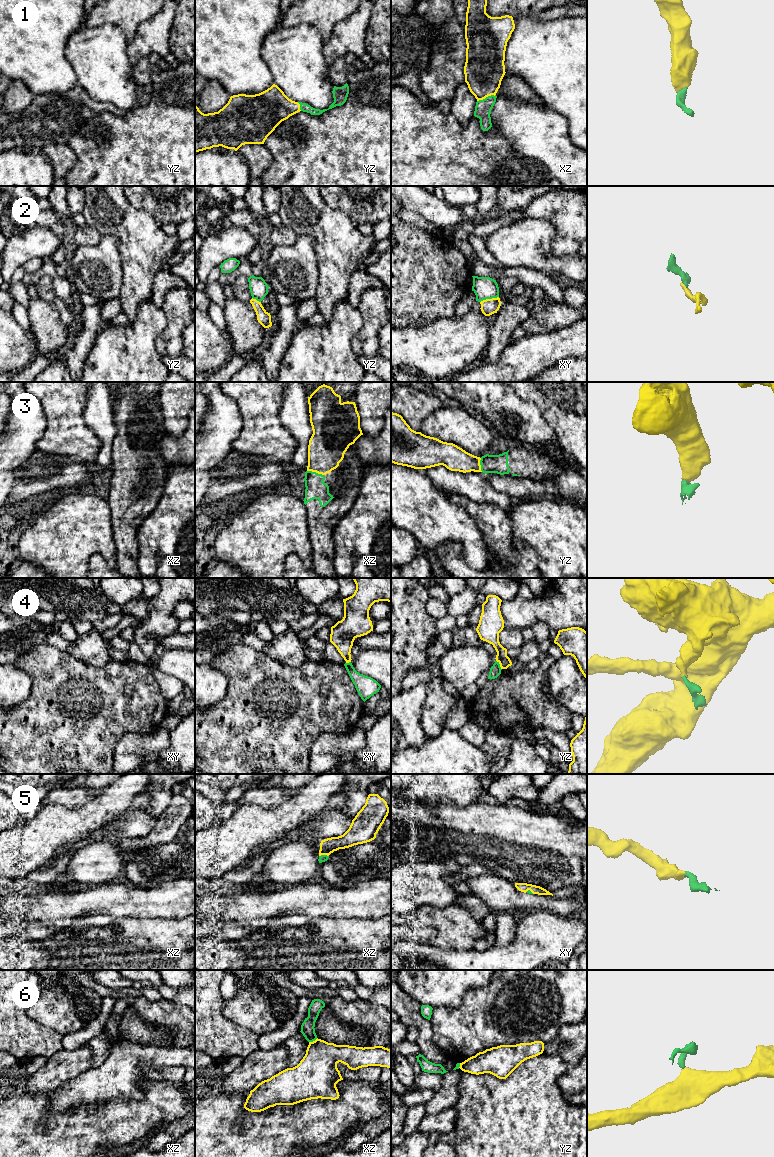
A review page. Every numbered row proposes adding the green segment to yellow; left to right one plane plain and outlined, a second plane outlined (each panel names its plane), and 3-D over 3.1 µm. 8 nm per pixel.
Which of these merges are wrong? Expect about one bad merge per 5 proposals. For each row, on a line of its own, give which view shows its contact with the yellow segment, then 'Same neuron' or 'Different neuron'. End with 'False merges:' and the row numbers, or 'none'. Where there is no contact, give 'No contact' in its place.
1: Touches yellow in xz. Same neuron
2: Touches yellow in xy. Same neuron
3: Touches yellow in xz. Same neuron
4: Touches yellow in yz. Different neuron
5: Touches yellow in xz. Same neuron
6: Touches yellow in xz. Different neuron
False merges: 4, 6

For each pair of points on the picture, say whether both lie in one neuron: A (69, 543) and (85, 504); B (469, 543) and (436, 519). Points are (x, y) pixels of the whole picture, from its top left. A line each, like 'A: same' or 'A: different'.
A: same
B: same

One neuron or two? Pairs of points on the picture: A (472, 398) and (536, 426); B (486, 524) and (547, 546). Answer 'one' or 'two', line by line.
A: one
B: two

